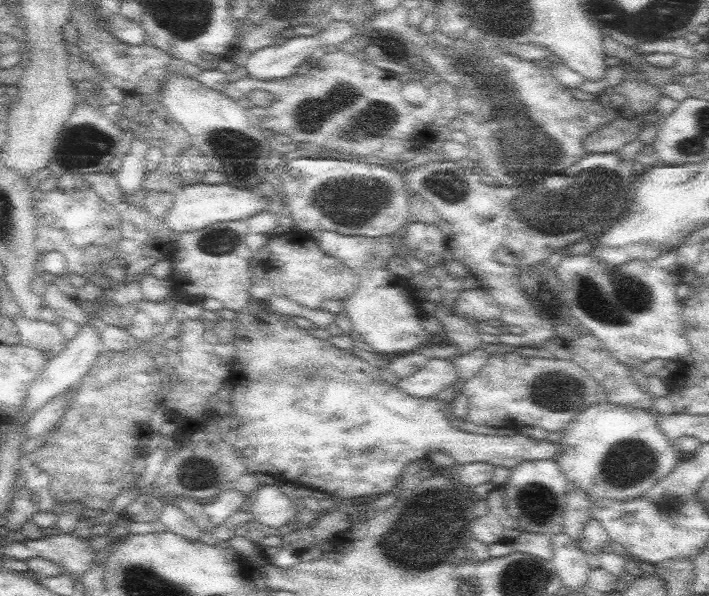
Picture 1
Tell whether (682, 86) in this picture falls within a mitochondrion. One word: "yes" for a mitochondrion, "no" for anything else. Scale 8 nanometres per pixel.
no

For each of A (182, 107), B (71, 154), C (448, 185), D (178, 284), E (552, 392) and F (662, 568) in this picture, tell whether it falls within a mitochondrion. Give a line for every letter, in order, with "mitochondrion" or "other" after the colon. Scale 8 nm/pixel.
A: other
B: mitochondrion
C: mitochondrion
D: other
E: mitochondrion
F: other

